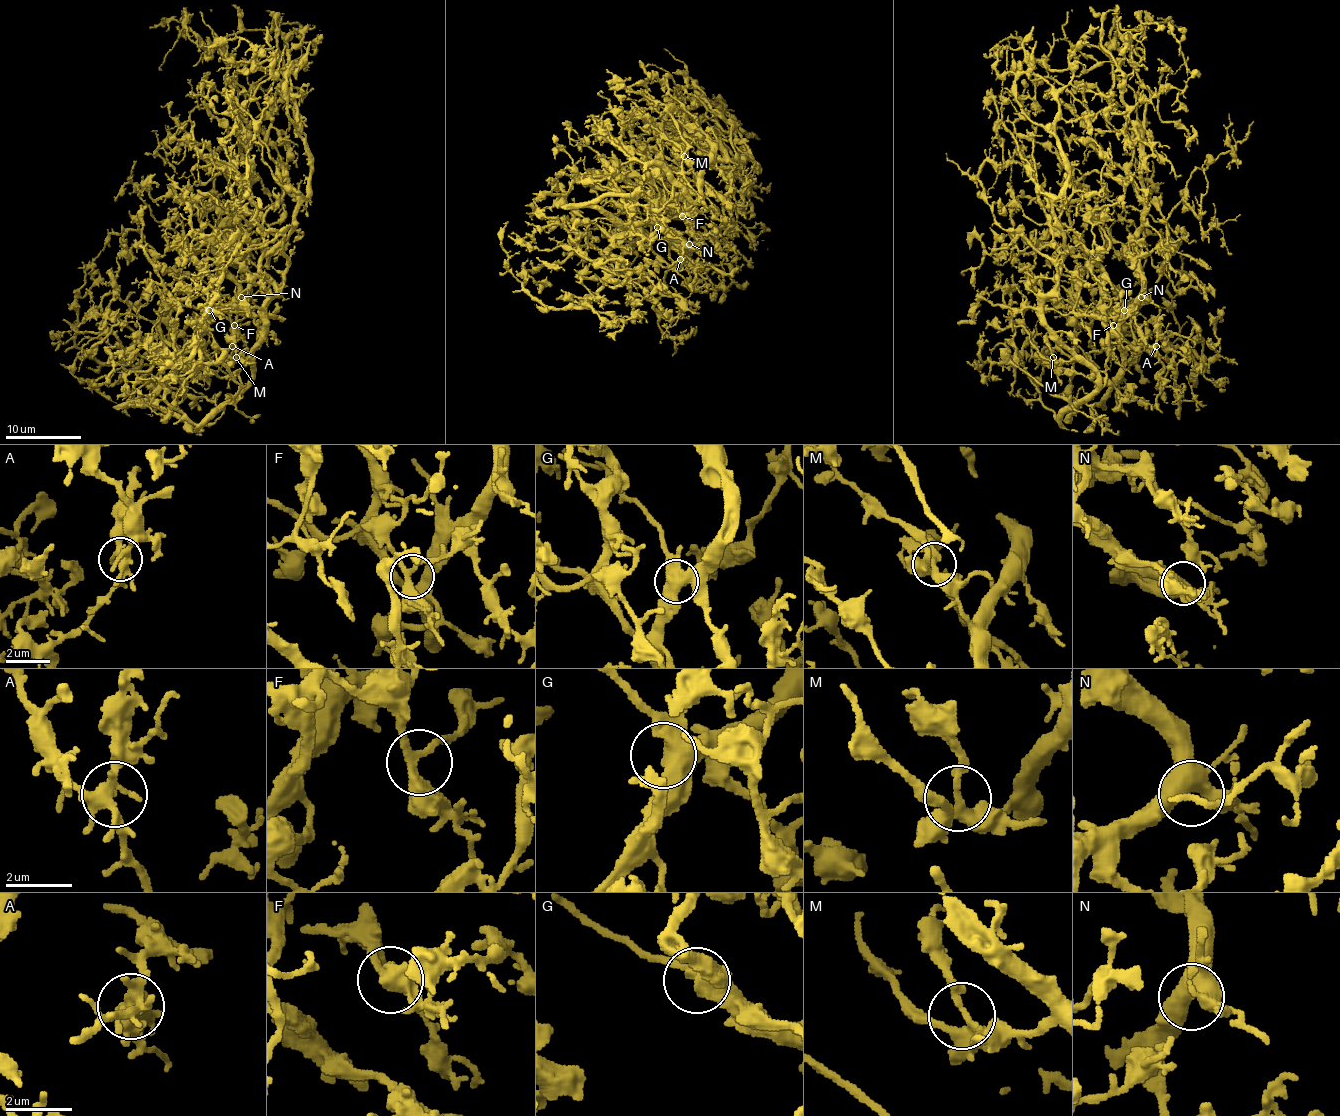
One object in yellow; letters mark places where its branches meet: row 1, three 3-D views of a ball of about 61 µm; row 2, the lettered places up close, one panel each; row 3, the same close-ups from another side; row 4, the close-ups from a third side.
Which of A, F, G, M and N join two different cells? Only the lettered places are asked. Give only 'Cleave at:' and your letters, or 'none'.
Cleave at: none

